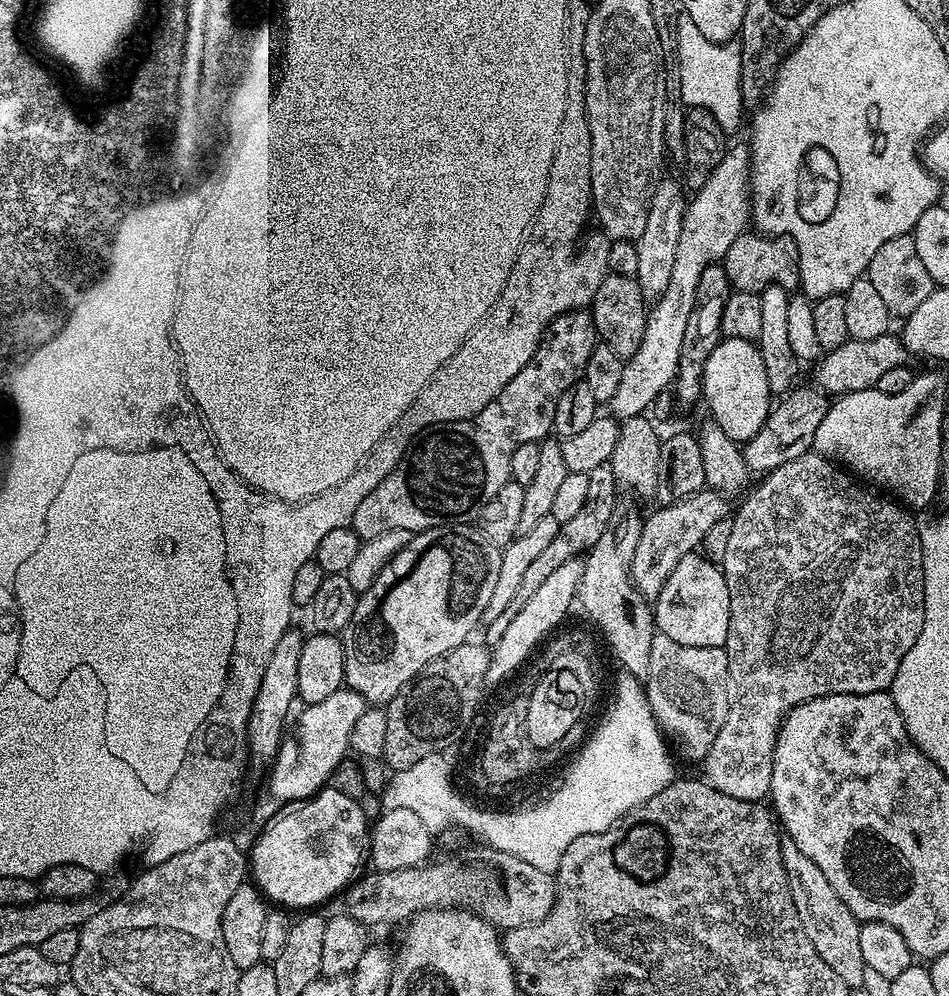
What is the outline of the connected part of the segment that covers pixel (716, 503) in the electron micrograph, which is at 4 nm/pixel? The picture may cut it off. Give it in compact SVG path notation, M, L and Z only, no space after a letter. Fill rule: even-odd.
M711 490L696 492L684 500L674 504L657 507L643 517L644 525L638 538L638 547L634 550L632 563L632 584L644 597L645 601L655 602L662 586L666 586L666 578L674 574L674 566L682 558L693 555L703 545L706 530L729 515L728 504L723 495Z

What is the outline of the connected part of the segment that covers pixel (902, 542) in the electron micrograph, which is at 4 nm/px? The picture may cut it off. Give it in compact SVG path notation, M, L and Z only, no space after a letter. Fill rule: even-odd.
M815 451L794 458L794 462L786 462L786 466L778 466L761 480L764 481L743 497L745 500L741 502L736 516L734 512L731 517L732 529L726 546L726 558L722 562L726 586L730 590L730 626L726 645L730 699L726 722L722 722L722 730L718 730L714 742L708 748L708 753L702 759L704 765L702 776L711 788L722 794L730 794L730 798L757 802L763 801L770 793L770 778L774 770L772 755L780 727L788 717L788 712L794 710L794 706L819 696L870 694L891 689L894 674L898 674L898 666L902 658L906 658L906 650L910 650L910 646L914 646L914 641L918 639L918 634L922 634L924 621L924 571L920 528L912 521L913 513L907 507L857 482L843 467L837 466L824 456L816 455Z

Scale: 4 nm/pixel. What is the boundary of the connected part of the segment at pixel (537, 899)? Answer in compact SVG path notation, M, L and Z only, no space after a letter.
M475 847L466 849L461 856L448 856L437 864L385 872L365 871L343 897L347 915L375 926L396 924L399 920L407 922L417 912L428 908L459 909L463 905L467 911L504 930L542 922L556 902L553 873L530 866L530 862L522 862L522 858L514 858L514 854L500 852L497 848Z

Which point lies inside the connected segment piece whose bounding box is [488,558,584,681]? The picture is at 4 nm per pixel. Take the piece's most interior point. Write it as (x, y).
(549, 603)

